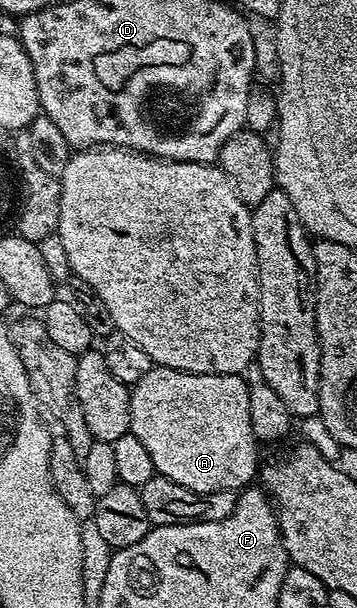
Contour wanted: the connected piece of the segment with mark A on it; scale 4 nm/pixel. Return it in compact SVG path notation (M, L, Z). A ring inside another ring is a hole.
M151 366L148 374L130 388L130 431L148 450L157 475L193 492L228 492L255 479L260 468L259 445L249 418L249 388L241 375L196 374L175 368Z

